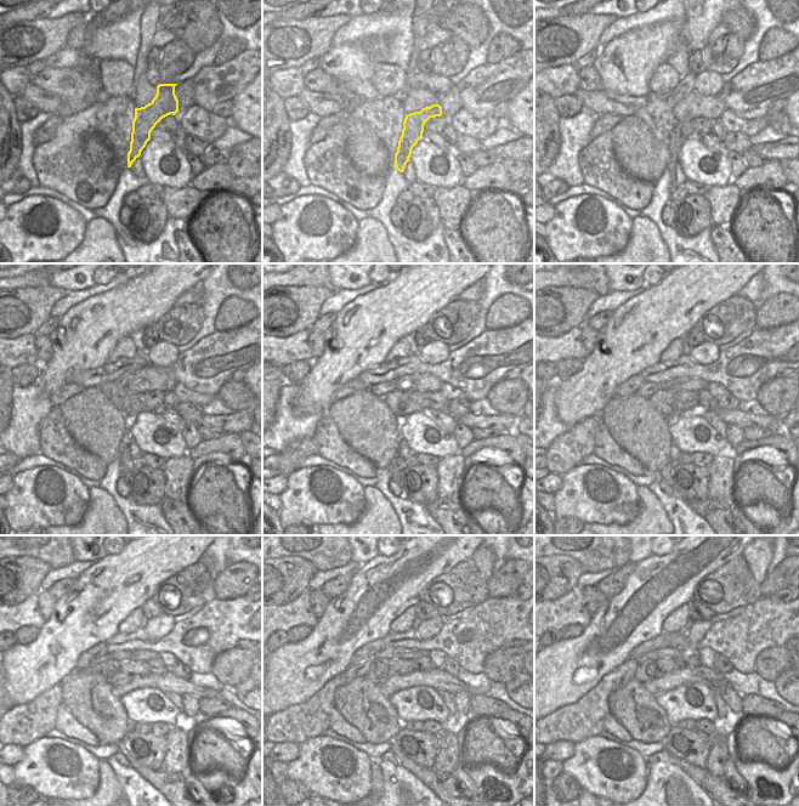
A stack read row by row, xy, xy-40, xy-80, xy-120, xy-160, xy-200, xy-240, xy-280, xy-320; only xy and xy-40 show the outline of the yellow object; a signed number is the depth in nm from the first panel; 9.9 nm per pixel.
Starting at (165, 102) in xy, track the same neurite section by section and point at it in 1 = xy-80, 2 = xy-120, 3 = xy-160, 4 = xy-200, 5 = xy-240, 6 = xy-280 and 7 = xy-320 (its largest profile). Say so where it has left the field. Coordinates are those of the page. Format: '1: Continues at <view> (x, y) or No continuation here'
1: Continues at xy-80 (683, 130)
2: Continues at xy-120 (125, 458)
3: Continues at xy-160 (396, 465)
4: Continues at xy-200 (666, 470)
5: Continues at xy-240 (163, 781)
6: Continues at xy-280 (438, 782)
7: Continues at xy-320 (707, 781).

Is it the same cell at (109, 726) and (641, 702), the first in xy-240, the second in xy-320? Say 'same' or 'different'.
same

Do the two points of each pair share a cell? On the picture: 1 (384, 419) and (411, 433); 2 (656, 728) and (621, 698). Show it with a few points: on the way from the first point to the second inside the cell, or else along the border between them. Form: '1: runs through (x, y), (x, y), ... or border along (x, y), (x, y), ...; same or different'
1: border along (397, 424), (401, 436); different
2: runs through (647, 725), (629, 707); same

